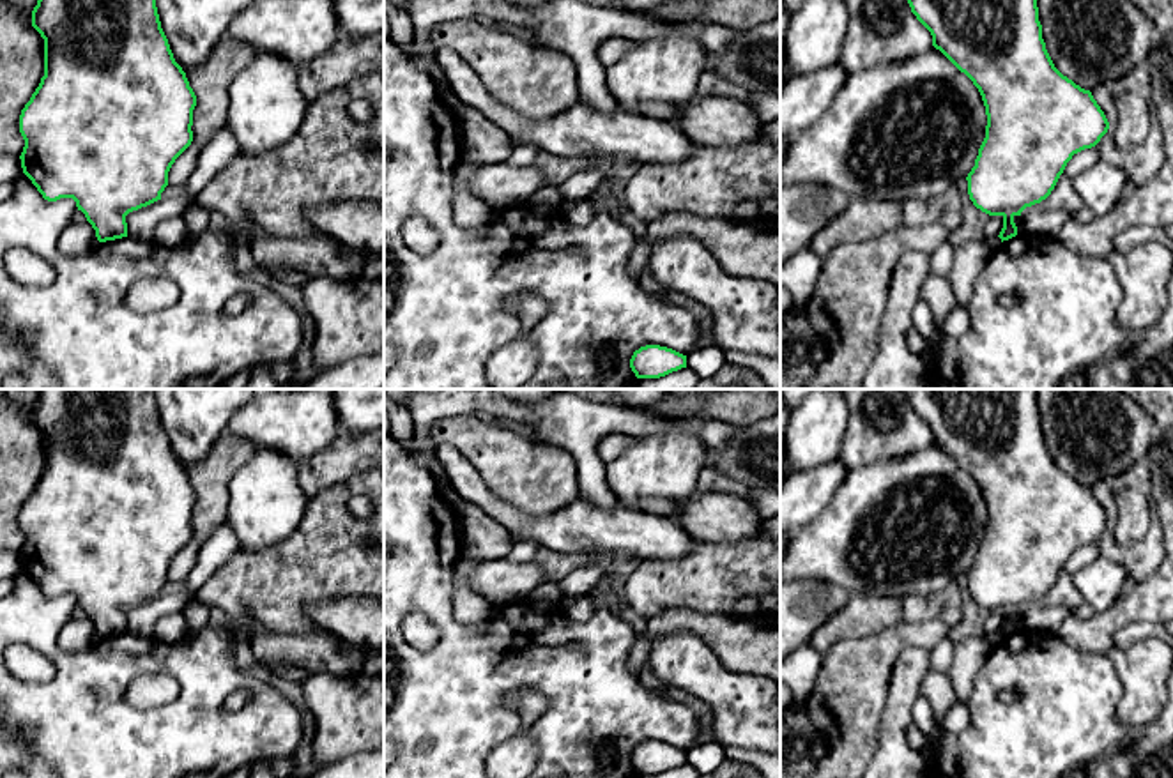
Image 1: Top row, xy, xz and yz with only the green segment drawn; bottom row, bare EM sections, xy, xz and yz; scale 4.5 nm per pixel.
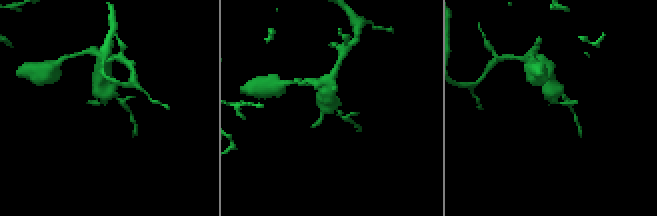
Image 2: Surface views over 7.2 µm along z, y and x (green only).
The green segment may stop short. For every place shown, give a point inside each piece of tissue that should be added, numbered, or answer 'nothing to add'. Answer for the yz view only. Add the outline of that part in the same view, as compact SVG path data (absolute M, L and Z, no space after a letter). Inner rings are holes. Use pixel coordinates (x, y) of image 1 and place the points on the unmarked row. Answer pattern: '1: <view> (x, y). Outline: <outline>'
nothing to add

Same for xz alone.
nothing to add

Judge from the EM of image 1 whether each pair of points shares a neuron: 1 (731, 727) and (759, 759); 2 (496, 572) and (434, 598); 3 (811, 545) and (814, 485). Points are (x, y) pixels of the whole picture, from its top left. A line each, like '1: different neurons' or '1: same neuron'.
1: different neurons
2: different neurons
3: different neurons

